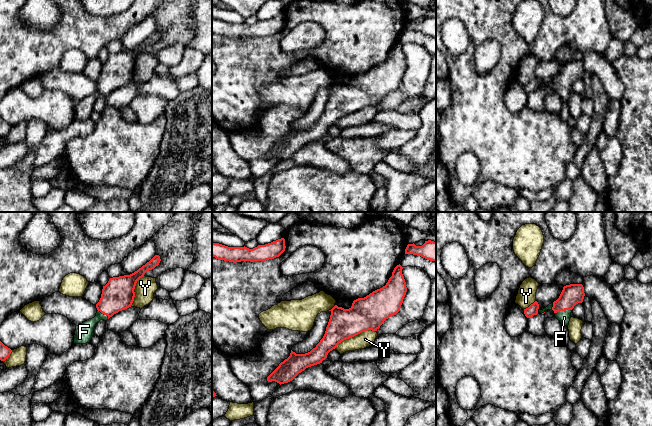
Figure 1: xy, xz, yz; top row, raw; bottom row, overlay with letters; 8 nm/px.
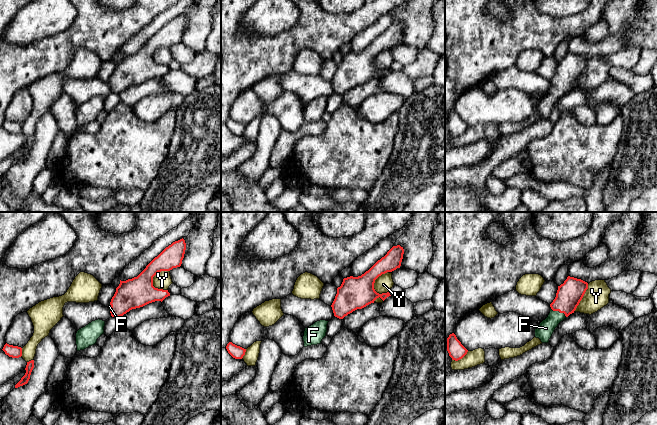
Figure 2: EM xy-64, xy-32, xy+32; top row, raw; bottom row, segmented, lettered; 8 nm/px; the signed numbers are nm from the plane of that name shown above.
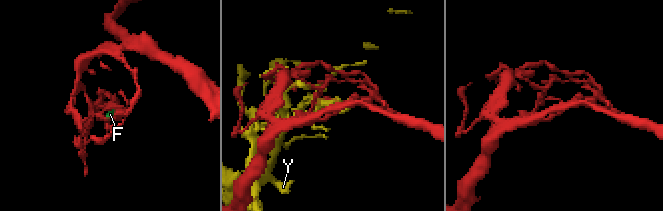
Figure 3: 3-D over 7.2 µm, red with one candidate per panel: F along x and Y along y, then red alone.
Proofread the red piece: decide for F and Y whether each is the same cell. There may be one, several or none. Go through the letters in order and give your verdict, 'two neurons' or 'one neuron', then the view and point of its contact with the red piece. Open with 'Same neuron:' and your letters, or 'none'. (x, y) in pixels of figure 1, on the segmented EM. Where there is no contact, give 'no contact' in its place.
Same neuron: F
F: one neuron; meets red in yz at (562, 310)
Y: two neurons; meets red in xz at (354, 335)

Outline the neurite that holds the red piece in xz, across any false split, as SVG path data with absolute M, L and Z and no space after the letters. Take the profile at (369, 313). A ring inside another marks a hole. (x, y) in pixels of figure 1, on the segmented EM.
M400 264L397 265L385 286L373 291L364 298L354 300L349 309L344 309L335 305L329 310L331 315L325 334L316 347L305 354L296 354L291 350L290 356L281 362L267 377L267 381L275 381L280 385L288 383L306 368L322 363L322 361L327 358L328 353L335 349L342 341L352 338L364 331L377 331L386 319L400 311L403 299L407 292L402 269L403 267Z

